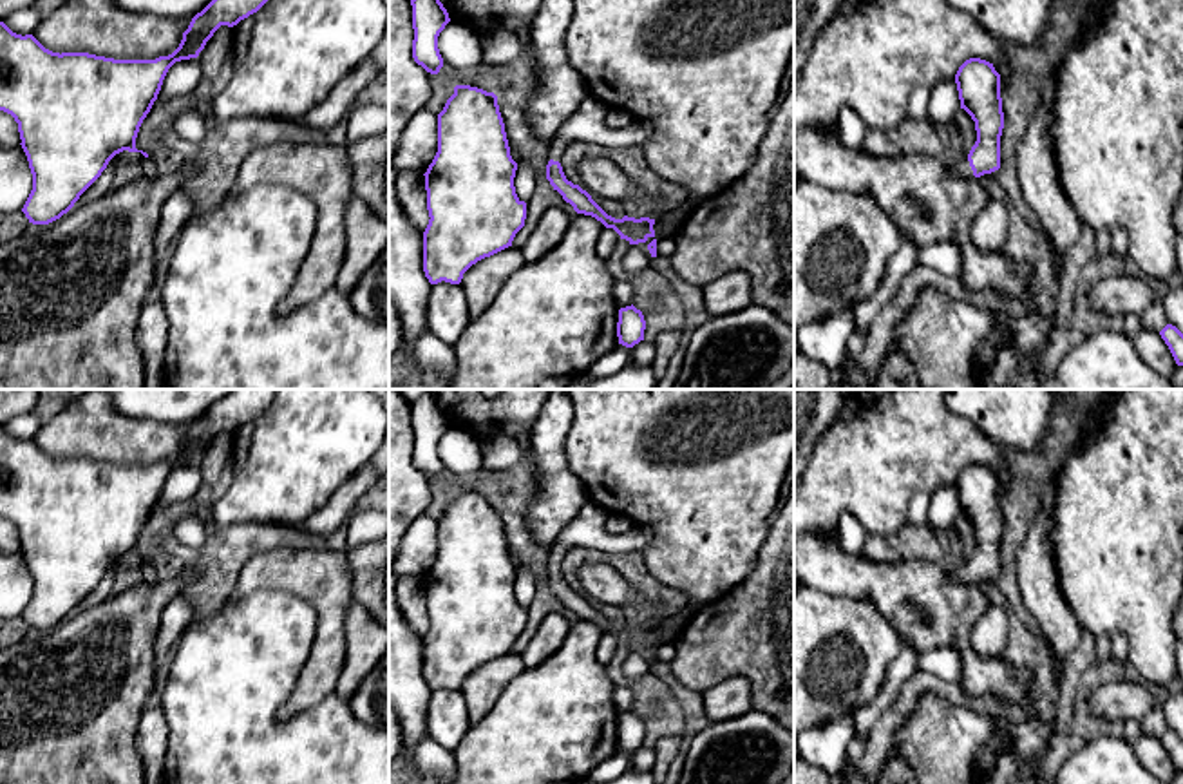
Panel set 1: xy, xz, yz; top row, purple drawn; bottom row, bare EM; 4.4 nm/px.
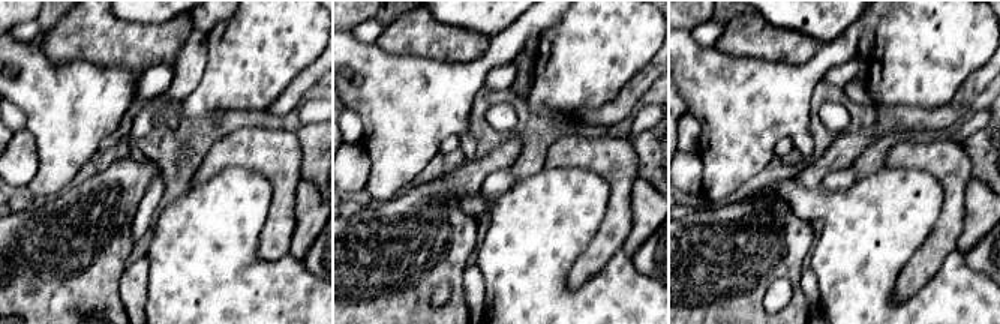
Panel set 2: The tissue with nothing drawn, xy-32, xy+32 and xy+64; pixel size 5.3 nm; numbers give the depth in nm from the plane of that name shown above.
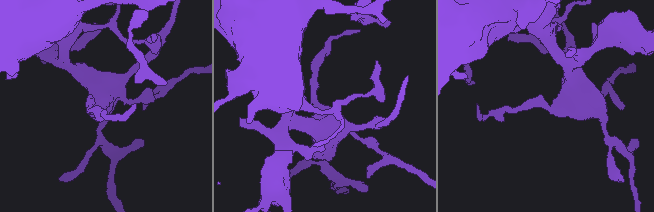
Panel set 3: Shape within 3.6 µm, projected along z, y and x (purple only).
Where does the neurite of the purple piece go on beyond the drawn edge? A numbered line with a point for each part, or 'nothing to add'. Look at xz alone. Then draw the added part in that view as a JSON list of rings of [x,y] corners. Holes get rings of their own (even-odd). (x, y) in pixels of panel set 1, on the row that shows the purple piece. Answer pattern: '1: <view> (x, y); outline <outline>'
1: xz (588, 124); outline [[[593,96],[584,98],[577,110],[557,129],[550,141],[550,158],[561,161],[564,150],[573,143],[593,143],[608,148],[628,148],[642,145],[651,125],[633,121],[622,129],[606,125],[608,107]]]

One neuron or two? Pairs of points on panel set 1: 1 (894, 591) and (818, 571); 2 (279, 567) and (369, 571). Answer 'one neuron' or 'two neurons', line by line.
1: one neuron
2: two neurons

